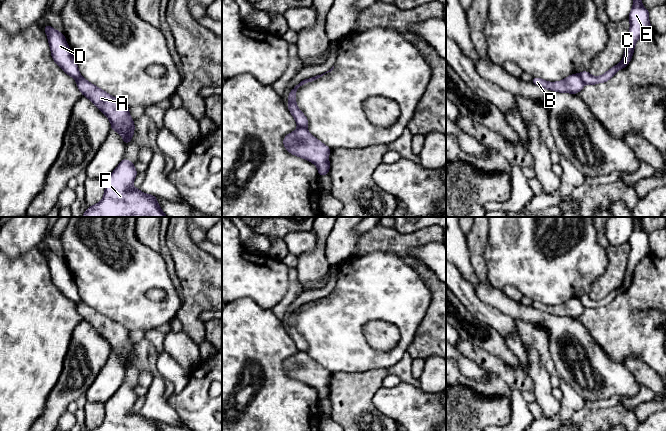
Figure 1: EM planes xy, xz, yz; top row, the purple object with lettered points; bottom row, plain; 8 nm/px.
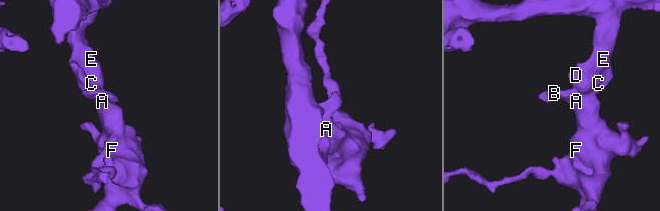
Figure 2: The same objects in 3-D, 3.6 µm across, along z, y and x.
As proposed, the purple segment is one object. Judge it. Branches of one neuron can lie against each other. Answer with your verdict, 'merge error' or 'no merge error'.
merge error

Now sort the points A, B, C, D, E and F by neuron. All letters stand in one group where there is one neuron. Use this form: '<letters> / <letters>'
A B F / C D E

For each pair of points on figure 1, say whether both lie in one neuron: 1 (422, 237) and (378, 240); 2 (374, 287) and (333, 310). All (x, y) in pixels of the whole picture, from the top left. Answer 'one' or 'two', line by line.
1: one
2: one

